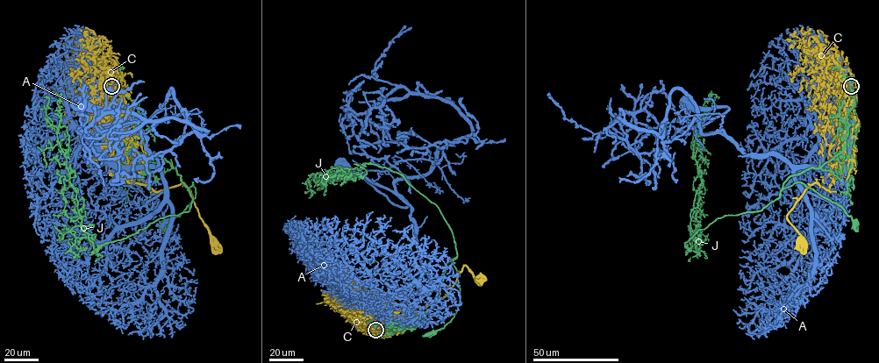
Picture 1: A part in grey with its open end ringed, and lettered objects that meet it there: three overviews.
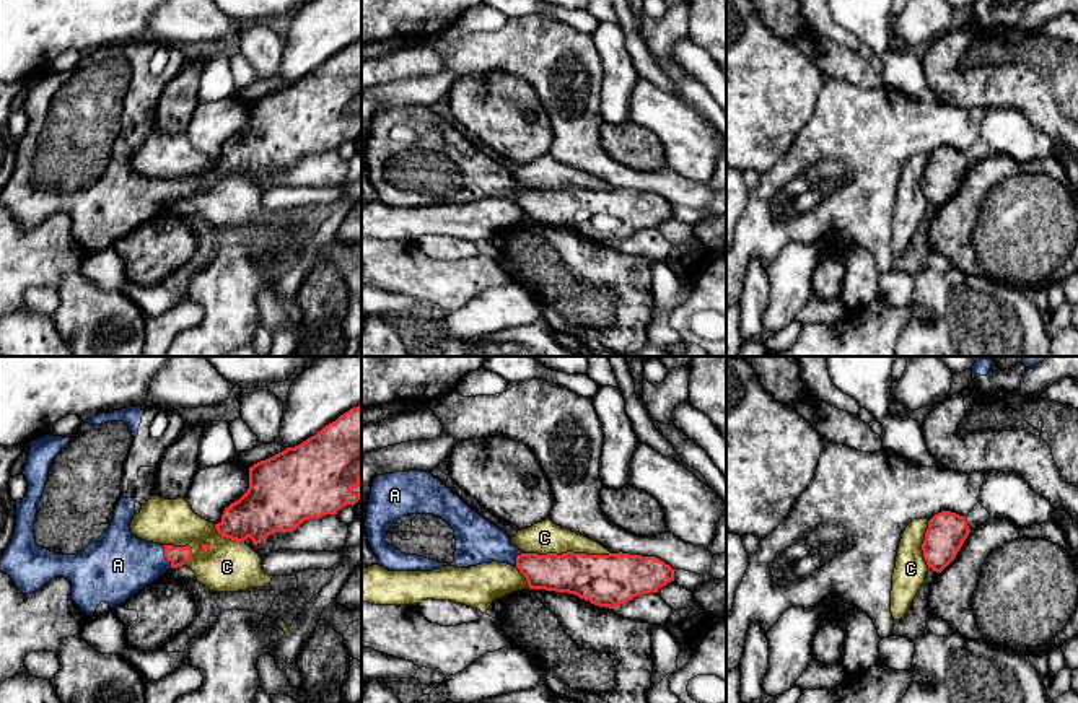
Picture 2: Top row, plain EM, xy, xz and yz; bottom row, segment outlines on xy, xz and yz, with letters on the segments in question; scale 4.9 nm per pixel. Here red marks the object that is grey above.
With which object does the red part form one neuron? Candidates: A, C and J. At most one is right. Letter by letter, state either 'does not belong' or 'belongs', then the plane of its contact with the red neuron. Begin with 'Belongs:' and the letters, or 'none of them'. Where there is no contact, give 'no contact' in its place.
Belongs: A
A: belongs; meets red in xy
C: does not belong; meets red in xz
J: does not belong; no contact

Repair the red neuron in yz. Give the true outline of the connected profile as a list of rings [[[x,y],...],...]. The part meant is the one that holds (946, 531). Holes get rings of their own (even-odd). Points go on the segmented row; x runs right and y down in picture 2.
[[[941,511],[928,521],[922,544],[923,558],[936,573],[941,573],[957,555],[971,529],[964,516]]]

